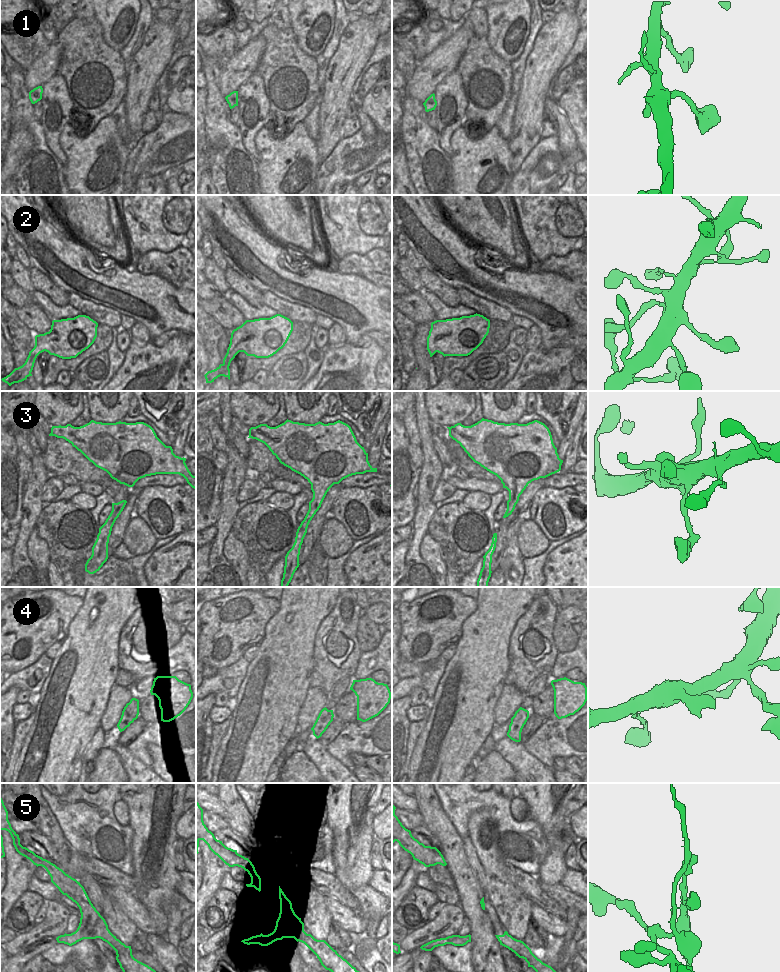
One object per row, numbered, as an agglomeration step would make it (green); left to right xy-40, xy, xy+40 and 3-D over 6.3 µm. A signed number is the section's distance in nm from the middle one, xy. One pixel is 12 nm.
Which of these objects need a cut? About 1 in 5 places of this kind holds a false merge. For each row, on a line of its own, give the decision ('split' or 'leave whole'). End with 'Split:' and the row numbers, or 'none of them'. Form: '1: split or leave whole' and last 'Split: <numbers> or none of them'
1: leave whole
2: leave whole
3: leave whole
4: leave whole
5: split
Split: 5

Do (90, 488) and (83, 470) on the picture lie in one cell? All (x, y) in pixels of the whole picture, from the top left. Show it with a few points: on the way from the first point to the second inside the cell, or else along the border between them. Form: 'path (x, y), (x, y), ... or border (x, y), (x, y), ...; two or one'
border (99, 482), (79, 483); two

